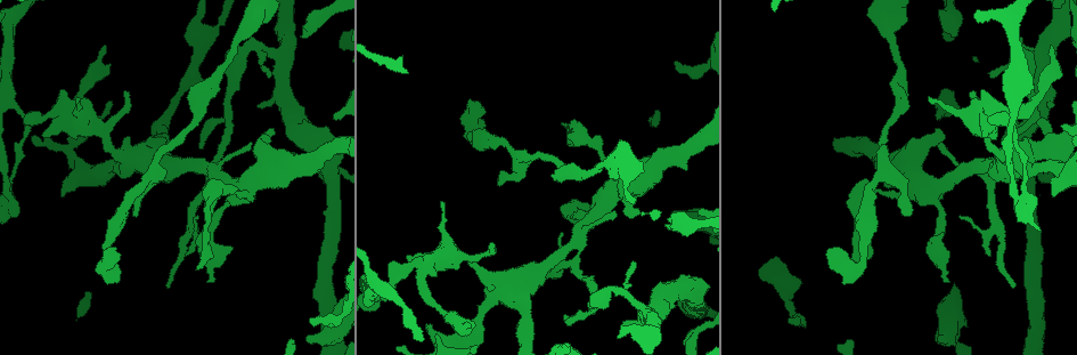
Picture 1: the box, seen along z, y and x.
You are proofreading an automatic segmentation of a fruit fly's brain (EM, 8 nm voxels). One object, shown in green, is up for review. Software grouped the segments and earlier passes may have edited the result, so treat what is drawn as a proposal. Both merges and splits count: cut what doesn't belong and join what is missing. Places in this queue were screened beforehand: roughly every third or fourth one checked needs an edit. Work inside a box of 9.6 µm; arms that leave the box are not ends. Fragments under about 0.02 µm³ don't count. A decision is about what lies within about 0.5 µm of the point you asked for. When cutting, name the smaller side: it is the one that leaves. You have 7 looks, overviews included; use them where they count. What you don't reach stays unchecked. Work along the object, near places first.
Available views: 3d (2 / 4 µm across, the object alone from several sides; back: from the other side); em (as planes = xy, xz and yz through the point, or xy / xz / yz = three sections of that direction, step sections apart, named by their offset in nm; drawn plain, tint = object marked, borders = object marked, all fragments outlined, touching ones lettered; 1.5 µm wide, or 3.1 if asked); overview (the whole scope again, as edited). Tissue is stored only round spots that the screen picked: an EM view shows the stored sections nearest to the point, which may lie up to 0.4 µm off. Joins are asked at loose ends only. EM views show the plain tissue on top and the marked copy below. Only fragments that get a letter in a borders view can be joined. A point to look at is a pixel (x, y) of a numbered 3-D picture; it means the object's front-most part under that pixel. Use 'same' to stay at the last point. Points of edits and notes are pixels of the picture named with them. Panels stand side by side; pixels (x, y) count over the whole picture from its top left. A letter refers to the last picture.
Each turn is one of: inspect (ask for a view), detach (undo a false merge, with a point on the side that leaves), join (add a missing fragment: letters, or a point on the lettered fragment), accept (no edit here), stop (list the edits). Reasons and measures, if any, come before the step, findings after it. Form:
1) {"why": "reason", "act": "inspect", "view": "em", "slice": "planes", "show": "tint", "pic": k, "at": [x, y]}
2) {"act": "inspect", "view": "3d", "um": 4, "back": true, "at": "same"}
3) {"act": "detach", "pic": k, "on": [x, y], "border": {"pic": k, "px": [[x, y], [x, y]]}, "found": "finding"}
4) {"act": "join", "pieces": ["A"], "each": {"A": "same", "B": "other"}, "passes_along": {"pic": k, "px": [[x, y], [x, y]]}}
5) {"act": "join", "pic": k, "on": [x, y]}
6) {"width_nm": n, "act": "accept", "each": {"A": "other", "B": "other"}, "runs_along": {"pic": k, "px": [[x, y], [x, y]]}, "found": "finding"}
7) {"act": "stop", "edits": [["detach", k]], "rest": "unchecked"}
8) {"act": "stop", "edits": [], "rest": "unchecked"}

{"why": "touches itself", "act": "inspect", "view": "em", "slice": "xy", "step": 4, "show": "borders", "pic": 1, "at": [1022, 181]}

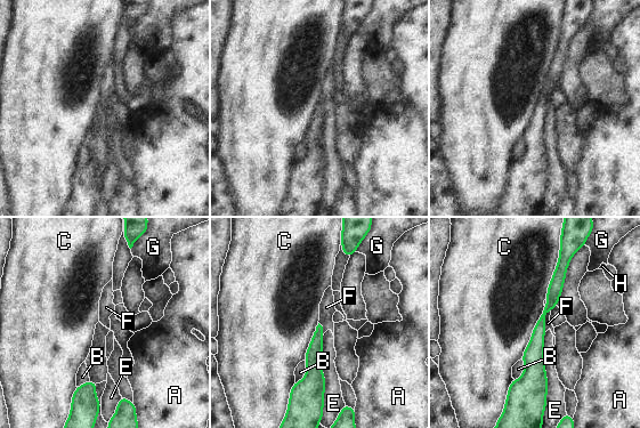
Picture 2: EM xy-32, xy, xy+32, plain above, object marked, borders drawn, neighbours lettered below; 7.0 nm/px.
{"why": "another direction", "act": "inspect", "view": "em", "slice": "planes", "show": "borders", "at": "same"}

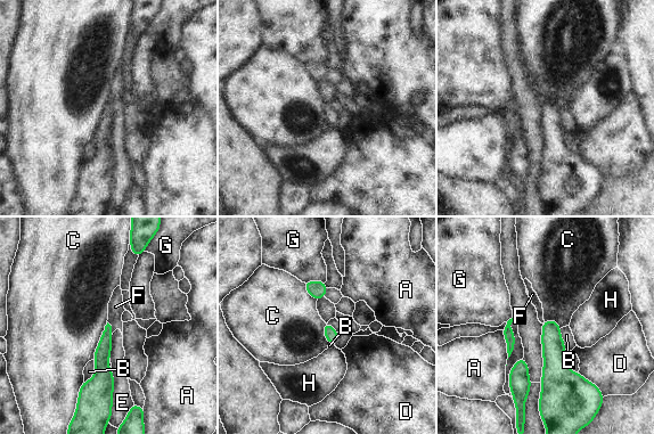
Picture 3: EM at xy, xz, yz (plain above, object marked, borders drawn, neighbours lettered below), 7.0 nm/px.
{"width_nm": 90, "act": "accept", "each": {"A": "other", "B": "other", "C": "other", "D": "other", "E": "other", "F": "other", "G": "other", "H": "other"}, "border": {"pic": 3, "px": [[107, 321], [112, 334]]}, "found": "all the same neuron"}

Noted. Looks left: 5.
{"why": "free end", "act": "inspect", "view": "3d", "um": 4, "back": true, "pic": 1, "at": [564, 318]}

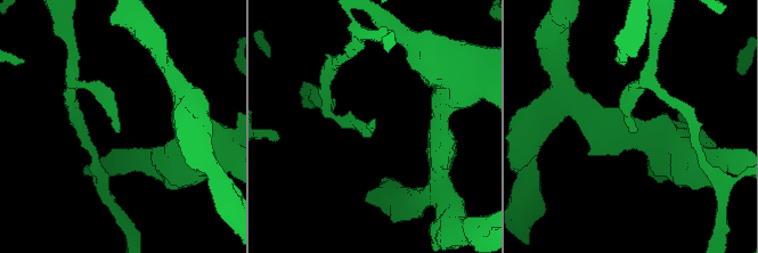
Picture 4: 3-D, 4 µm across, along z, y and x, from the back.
{"act": "inspect", "view": "em", "slice": "xy", "step": 4, "show": "tint", "pic": 4, "at": [630, 132]}

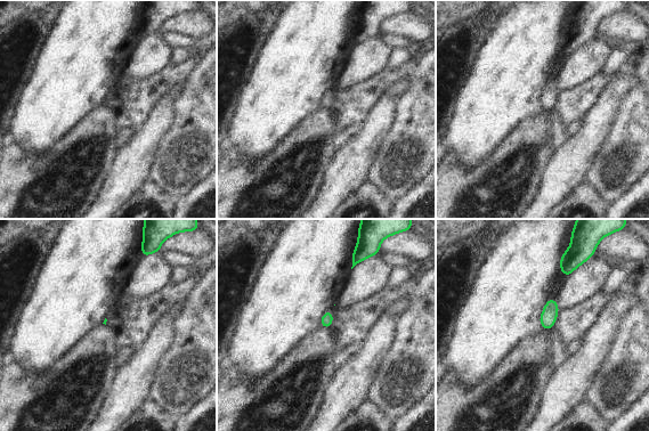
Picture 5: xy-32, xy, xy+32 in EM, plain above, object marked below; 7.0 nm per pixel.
{"why": "another direction", "act": "inspect", "view": "em", "slice": "yz", "step": 4, "show": "borders", "at": "same"}

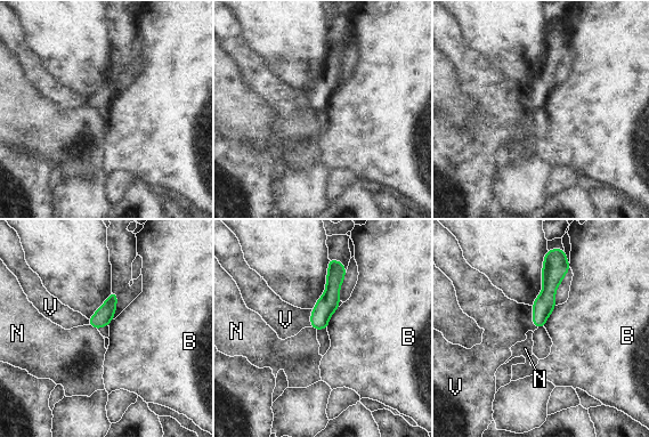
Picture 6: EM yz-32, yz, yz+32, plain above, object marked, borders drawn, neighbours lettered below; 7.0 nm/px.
{"act": "accept", "each": {"B": "other", "N": "other", "V": "other"}, "border": {"pic": 6, "px": [[338, 306], [331, 315], [326, 328]]}, "found": "no lettered fragment goes on from it"}

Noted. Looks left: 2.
{"why": "branch stops here", "act": "inspect", "view": "3d", "um": 2, "pic": 1, "at": [688, 332]}

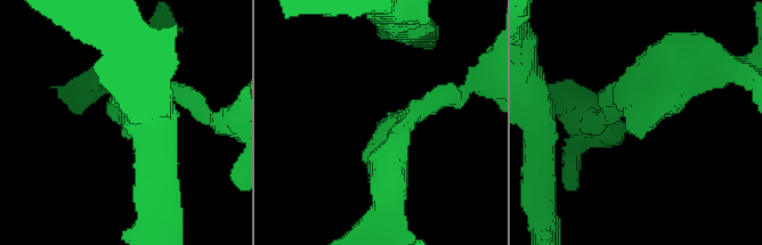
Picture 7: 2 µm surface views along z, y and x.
{"act": "inspect", "view": "em", "slice": "planes", "show": "borders", "pic": 7, "at": [386, 126]}

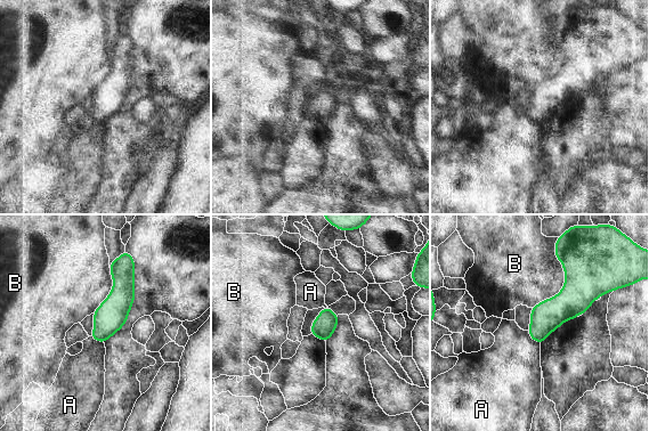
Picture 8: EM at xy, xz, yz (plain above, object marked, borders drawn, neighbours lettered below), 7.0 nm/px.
{"width_nm": 160, "act": "accept", "each": {"A": "other", "B": "other"}, "border": {"pic": 8, "px": [[527, 331], [540, 344]]}, "found": "no lettered fragment goes on from it"}

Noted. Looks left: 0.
{"act": "stop", "edits": [], "rest": "unchecked"}

